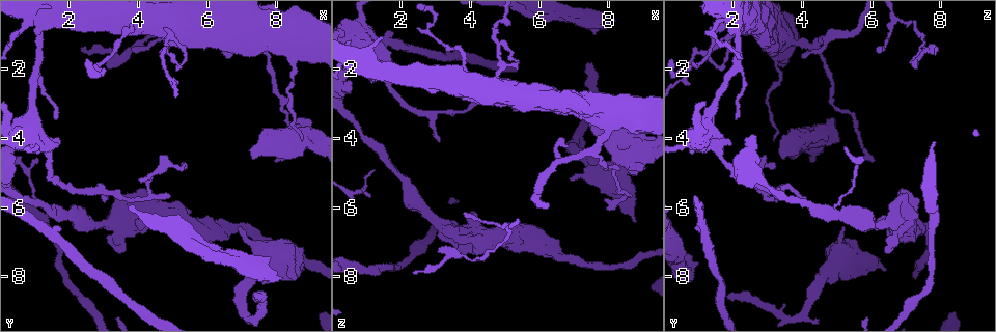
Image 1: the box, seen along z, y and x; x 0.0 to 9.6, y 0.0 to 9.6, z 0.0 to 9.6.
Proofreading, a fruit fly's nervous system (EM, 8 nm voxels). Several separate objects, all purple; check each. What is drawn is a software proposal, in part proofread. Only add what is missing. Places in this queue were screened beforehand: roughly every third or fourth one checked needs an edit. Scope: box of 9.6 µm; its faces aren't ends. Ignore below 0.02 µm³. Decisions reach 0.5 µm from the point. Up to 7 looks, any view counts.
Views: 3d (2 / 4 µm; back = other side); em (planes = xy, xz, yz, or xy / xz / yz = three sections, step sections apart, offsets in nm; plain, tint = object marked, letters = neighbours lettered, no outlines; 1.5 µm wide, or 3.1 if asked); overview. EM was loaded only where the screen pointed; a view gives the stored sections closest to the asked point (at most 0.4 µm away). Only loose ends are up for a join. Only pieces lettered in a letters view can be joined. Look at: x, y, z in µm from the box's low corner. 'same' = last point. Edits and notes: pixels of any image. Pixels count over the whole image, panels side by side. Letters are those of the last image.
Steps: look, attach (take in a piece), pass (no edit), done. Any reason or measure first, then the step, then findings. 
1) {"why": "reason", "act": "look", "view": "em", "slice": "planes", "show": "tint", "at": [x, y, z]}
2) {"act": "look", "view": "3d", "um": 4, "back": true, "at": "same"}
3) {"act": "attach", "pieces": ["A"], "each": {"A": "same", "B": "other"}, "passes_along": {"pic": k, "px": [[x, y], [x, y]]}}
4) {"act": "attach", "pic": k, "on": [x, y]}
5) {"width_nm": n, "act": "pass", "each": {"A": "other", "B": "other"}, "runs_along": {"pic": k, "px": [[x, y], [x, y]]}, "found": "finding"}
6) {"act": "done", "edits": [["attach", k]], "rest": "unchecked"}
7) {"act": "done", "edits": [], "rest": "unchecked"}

{"act": "look", "view": "3d", "um": 2, "at": [7.95, 4.60, 6.05]}

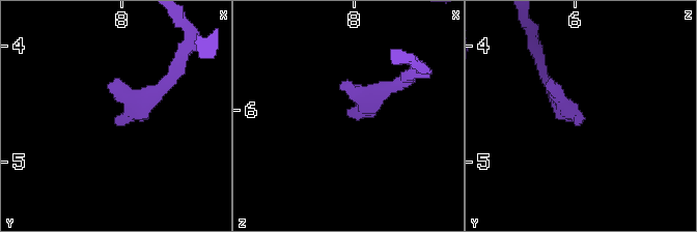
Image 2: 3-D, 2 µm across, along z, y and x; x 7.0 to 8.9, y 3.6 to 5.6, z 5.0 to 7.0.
{"why": "shape alone is not enough", "act": "look", "view": "em", "slice": "yz", "step": 8, "show": "letters", "at": [7.98, 4.62, 6.08]}

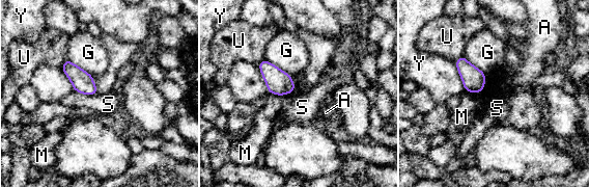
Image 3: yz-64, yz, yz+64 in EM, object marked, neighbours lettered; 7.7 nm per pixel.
{"width_nm": 130, "act": "pass", "each": {"A": "other", "G": "other", "M": "other", "S": "other", "U": "other", "Y": "other"}, "border": {"pic": 3, "px": [[73, 89], [86, 95], [97, 94]]}, "found": "no lettered piece goes on from it"}

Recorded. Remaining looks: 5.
{"why": "thick end", "act": "look", "view": "3d", "um": 2, "at": [7.30, 4.65, 3.50]}

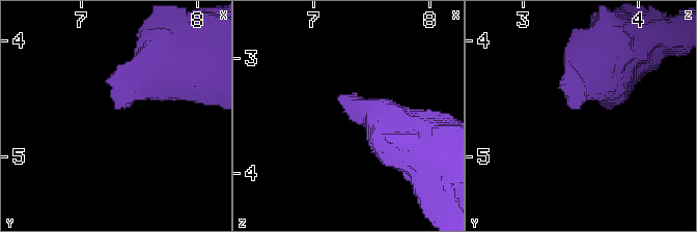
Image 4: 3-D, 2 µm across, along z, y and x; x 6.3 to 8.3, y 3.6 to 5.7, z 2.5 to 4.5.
{"act": "look", "view": "em", "slice": "planes", "show": "tint", "at": [7.34, 4.58, 3.50]}

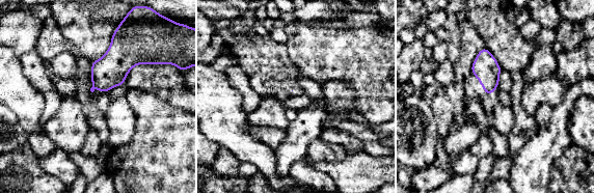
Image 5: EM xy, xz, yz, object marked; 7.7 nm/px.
{"act": "look", "view": "em", "slice": "planes", "show": "letters", "at": "same"}

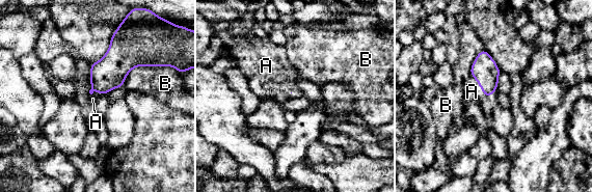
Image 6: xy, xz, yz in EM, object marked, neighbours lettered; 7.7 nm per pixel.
{"act": "attach", "pieces": ["A"], "each": {"A": "same", "B": "other"}, "passes_along": {"pic": 6, "px": [[485, 71], [482, 91], [472, 91]]}, "found": "the cell continues"}

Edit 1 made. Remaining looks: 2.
{"act": "done", "edits": [["attach", 6]], "rest": "unchecked"}

